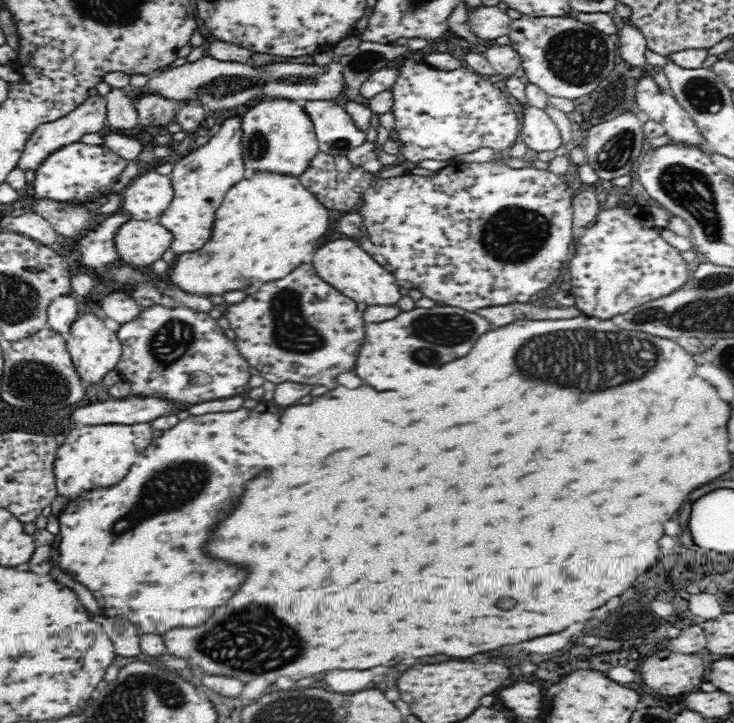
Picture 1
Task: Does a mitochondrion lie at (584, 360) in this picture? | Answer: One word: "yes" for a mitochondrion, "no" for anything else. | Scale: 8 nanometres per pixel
yes

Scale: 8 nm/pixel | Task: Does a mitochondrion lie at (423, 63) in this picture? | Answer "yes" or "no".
no

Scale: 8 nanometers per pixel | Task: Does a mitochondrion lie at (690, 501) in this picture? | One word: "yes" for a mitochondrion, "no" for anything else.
no

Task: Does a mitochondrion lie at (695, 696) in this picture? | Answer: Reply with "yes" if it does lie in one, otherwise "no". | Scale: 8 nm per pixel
no

